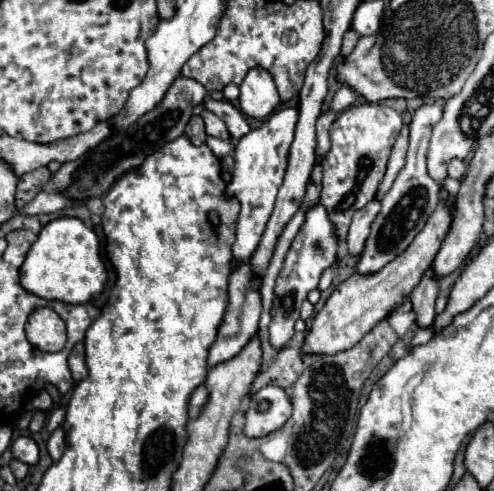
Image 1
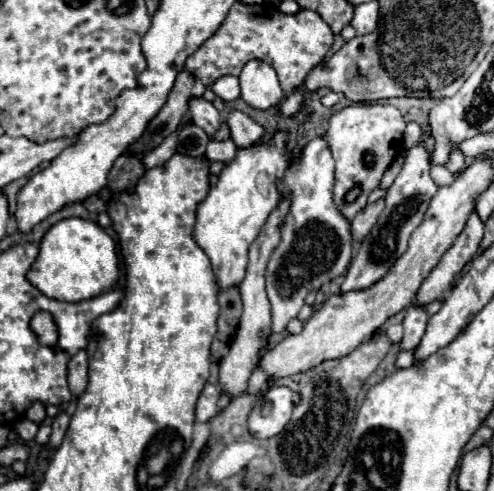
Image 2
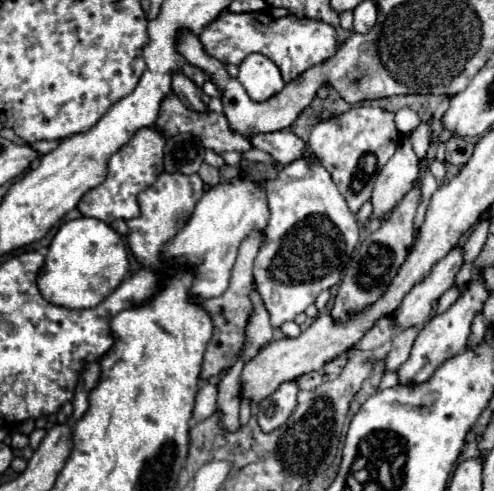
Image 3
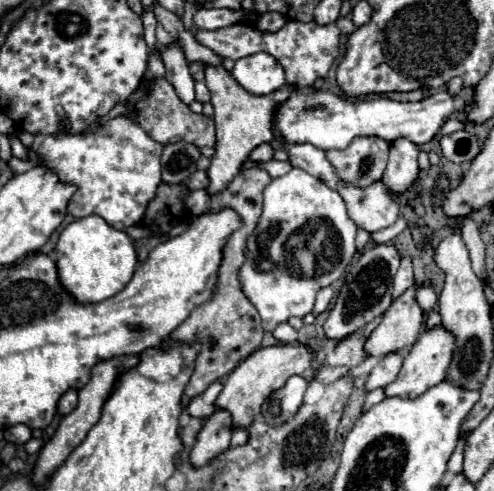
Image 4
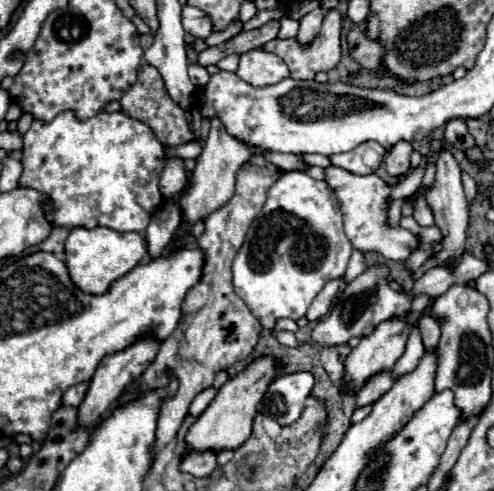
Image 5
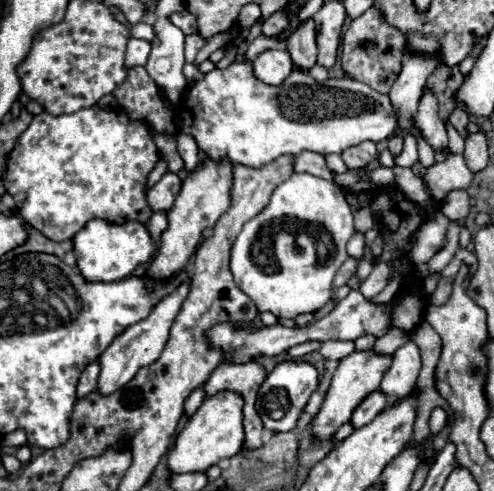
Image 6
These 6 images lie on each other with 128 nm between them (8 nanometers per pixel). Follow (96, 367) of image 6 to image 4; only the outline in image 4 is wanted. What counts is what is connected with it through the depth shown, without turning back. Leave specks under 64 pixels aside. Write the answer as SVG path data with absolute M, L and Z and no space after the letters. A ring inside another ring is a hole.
M68 390L68 392L62 394L62 398L58 400L58 414L60 414L60 416L66 416L66 414L70 414L76 406L78 406L78 390Z

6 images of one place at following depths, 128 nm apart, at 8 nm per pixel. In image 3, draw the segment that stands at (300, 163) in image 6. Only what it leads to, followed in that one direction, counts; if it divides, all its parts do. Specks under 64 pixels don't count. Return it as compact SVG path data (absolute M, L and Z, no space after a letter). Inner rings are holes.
M168 94L162 104L160 104L160 114L158 114L158 120L154 124L154 128L164 136L164 138L170 138L170 136L176 136L176 134L194 134L200 138L202 146L204 148L210 148L214 152L224 152L224 150L236 150L236 152L248 152L252 150L252 144L248 140L244 140L242 136L236 136L236 132L232 132L228 128L228 122L224 120L224 114L216 114L216 112L210 112L210 110L204 110L204 112L194 112L194 110L188 110L178 96L174 94Z

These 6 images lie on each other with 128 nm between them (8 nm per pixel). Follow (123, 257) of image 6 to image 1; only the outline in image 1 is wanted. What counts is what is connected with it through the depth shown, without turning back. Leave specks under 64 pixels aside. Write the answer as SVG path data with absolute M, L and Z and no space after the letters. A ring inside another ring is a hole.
M56 218L48 222L32 244L22 268L20 284L40 298L84 304L104 290L108 270L100 258L100 240L92 228L78 218Z

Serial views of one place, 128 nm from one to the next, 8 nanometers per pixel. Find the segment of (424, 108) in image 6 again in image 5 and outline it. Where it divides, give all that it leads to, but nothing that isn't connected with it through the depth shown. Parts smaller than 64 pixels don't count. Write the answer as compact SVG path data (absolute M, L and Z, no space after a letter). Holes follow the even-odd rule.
M430 140L430 148L434 150L436 154L436 178L434 178L434 184L430 188L430 192L426 194L426 200L428 200L428 206L432 208L432 214L434 214L434 220L436 220L436 226L442 230L444 234L444 246L442 246L442 252L427 260L415 273L414 280L418 280L429 269L450 260L450 258L456 258L460 260L460 256L464 254L464 244L466 244L466 230L468 230L468 218L470 218L470 206L466 202L466 194L464 194L464 188L462 188L462 180L460 180L460 166L456 162L456 158L452 156L452 152L448 148L444 148L444 144L440 140Z

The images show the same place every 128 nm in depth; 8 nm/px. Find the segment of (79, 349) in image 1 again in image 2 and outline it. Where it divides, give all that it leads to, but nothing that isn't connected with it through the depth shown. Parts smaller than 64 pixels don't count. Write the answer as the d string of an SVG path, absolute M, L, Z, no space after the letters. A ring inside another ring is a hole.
M80 350L68 364L68 382L70 382L70 390L72 396L78 398L84 390L86 390L86 382L88 382L88 358L86 352Z

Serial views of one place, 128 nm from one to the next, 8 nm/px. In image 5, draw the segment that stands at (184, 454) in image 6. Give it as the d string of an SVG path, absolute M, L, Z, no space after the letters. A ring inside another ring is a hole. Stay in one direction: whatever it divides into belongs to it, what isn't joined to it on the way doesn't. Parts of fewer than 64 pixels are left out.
M264 356L256 362L252 362L246 370L242 370L238 376L230 378L214 396L214 400L208 404L208 408L196 418L196 422L190 426L184 442L186 452L220 452L220 450L236 450L240 448L248 436L252 434L252 420L256 416L258 402L262 400L268 384L276 378L276 360L270 356Z

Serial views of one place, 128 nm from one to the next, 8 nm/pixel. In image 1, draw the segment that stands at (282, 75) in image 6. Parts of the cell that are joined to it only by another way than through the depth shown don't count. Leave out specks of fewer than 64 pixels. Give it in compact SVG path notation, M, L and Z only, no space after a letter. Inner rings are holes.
M252 68L240 84L240 108L250 118L268 116L278 104L280 96L274 78L264 68Z

